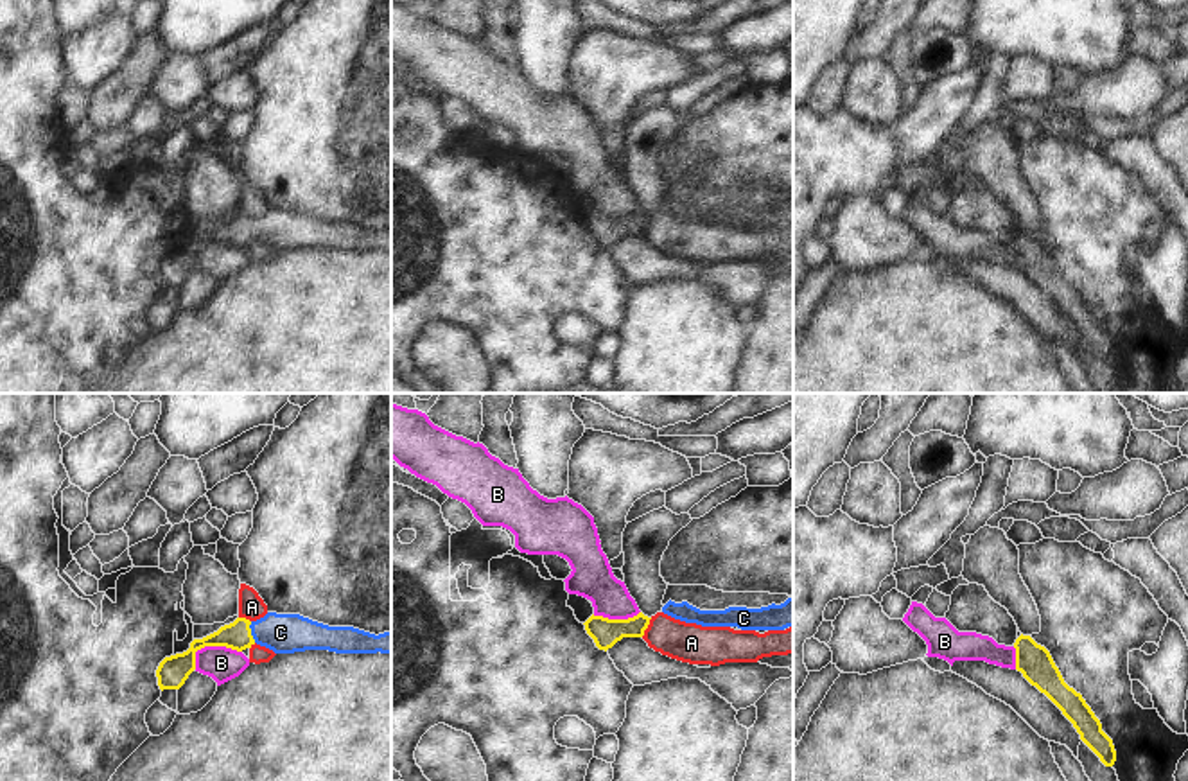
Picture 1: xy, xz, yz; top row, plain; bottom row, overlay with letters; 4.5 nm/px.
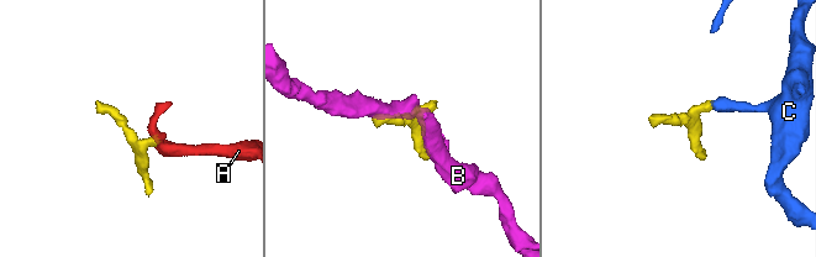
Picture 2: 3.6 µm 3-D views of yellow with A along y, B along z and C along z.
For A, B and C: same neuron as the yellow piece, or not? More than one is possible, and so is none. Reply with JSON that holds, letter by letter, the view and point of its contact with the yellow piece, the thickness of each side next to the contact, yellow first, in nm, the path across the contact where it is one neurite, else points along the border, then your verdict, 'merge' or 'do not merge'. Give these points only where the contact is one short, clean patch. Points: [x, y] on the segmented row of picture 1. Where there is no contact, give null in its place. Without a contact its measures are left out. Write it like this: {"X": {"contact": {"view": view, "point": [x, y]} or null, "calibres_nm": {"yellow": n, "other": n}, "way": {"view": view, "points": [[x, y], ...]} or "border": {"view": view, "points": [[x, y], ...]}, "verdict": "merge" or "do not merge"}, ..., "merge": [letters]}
{"A": {"contact": {"view": "xz", "point": [646, 627]}, "calibres_nm": {"yellow": 130, "other": 180}, "border": {"view": "xz", "points": [[652, 618], [641, 636]]}, "verdict": "do not merge"}, "B": {"contact": {"view": "xy", "point": [210, 645]}, "calibres_nm": {"yellow": 140, "other": 150}, "verdict": "do not merge"}, "C": {"contact": {"view": "xy", "point": [250, 632]}, "calibres_nm": {"yellow": 130, "other": 180}, "way": {"view": "xy", "points": [[237, 636], [250, 632], [280, 632]]}, "verdict": "merge"}, "merge": ["C"]}

